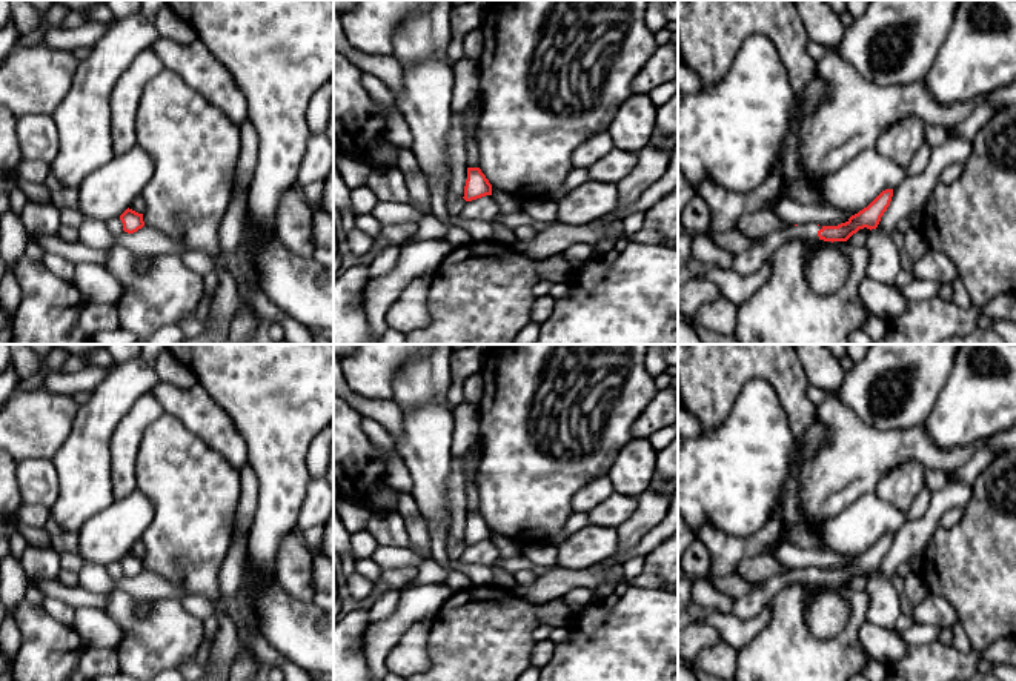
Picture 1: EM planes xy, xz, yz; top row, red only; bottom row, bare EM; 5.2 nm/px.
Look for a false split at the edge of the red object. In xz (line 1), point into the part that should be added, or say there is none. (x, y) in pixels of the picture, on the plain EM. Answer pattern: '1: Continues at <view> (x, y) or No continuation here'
1: No continuation here

